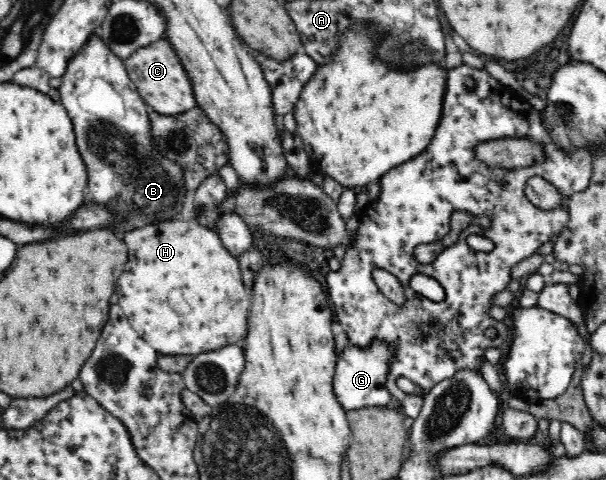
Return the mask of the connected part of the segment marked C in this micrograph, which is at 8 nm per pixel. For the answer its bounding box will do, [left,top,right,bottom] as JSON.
[123,37,196,115]

